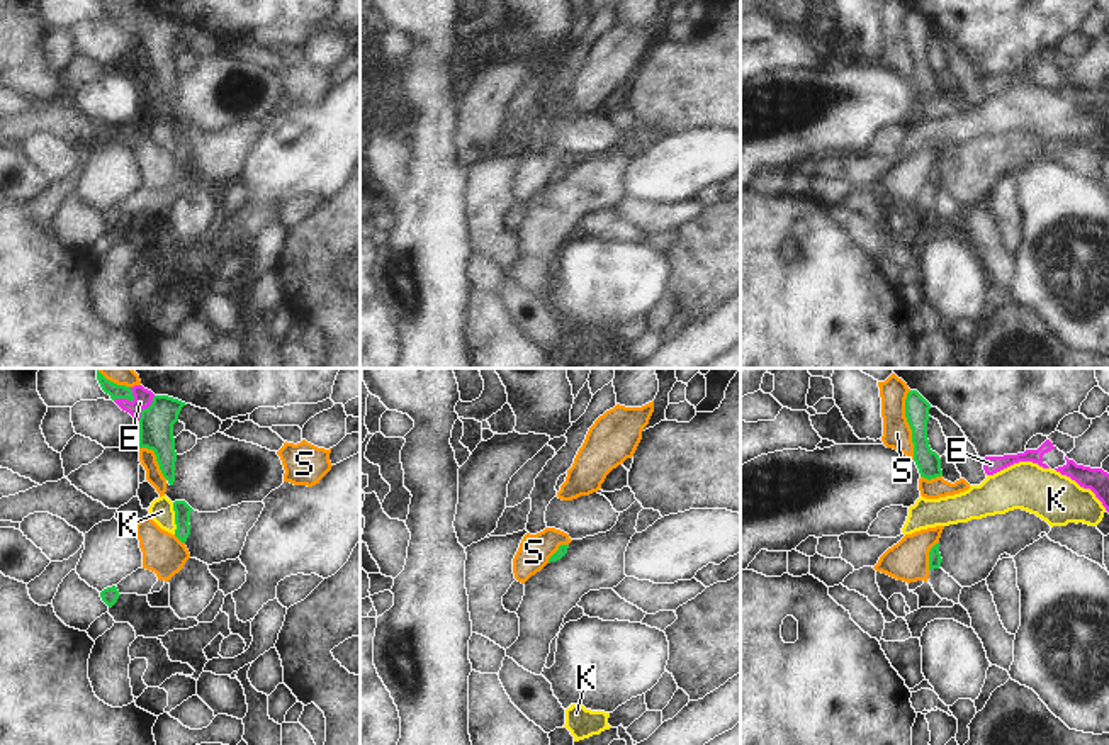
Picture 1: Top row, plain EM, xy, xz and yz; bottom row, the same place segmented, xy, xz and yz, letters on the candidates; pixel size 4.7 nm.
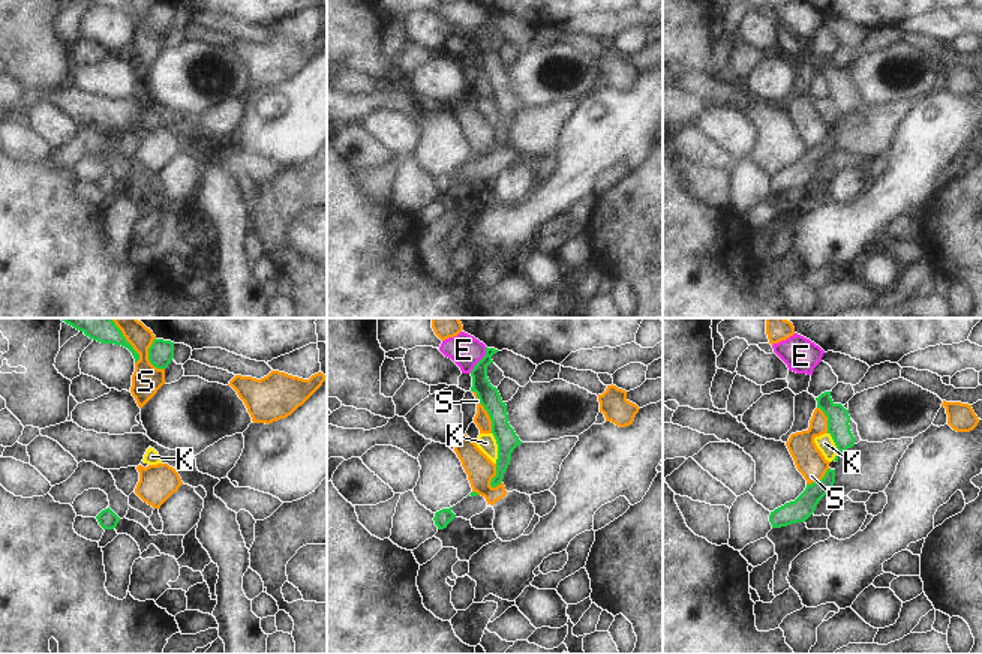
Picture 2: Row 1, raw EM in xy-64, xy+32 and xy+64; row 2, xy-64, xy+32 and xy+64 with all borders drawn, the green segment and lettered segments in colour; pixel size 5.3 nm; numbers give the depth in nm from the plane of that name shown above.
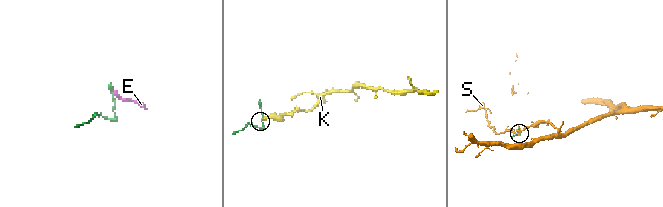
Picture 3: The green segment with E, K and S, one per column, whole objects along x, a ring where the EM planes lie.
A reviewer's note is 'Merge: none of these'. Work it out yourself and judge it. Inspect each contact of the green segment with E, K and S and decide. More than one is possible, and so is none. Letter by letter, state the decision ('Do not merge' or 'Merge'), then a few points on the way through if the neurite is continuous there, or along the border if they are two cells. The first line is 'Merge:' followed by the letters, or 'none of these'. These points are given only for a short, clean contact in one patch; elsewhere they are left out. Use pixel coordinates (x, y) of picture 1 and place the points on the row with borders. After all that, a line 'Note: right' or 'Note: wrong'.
Merge: none of these
E: Do not merge. Boundary: xy (131, 387), (131, 401), (114, 401)
K: Do not merge. Boundary: xy (172, 503), (175, 533)
S: Do not merge
Note: right

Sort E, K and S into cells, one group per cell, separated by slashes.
E / K / S

